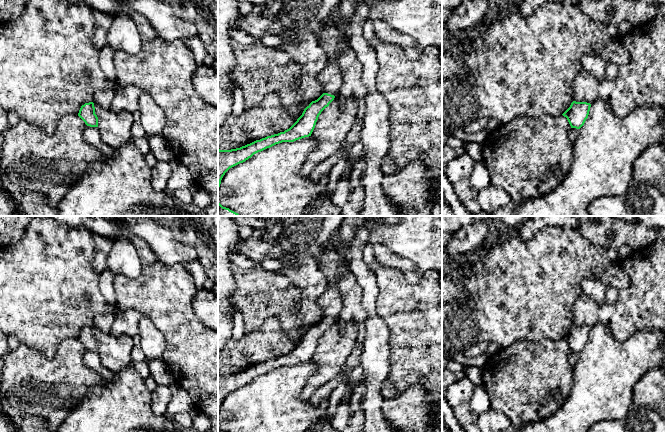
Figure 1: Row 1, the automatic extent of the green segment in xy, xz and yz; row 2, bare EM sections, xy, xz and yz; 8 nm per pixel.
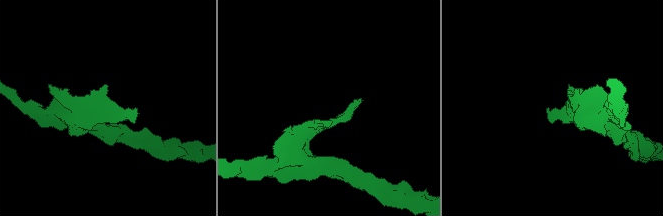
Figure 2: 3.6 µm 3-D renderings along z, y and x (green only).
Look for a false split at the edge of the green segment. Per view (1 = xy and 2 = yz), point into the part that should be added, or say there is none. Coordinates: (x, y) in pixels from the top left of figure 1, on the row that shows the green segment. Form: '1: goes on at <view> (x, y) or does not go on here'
1: does not go on here
2: does not go on here

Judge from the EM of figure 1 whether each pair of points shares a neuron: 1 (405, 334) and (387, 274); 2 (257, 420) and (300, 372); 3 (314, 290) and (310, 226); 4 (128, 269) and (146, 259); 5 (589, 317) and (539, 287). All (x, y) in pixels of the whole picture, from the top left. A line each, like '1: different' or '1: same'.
1: same
2: same
3: same
4: different
5: different

